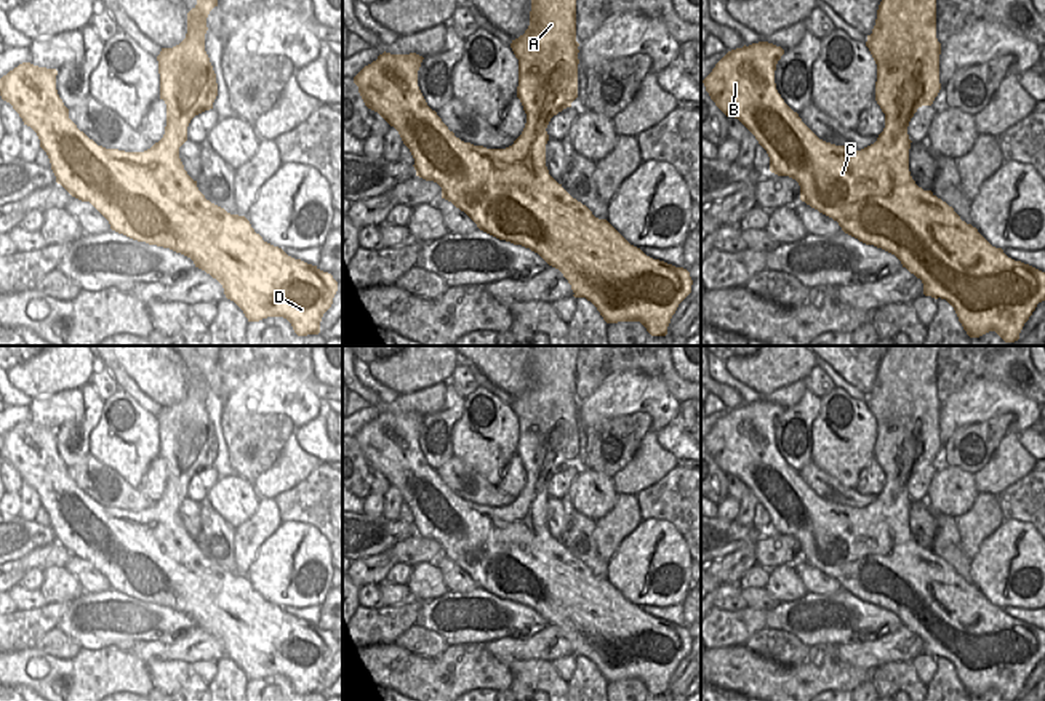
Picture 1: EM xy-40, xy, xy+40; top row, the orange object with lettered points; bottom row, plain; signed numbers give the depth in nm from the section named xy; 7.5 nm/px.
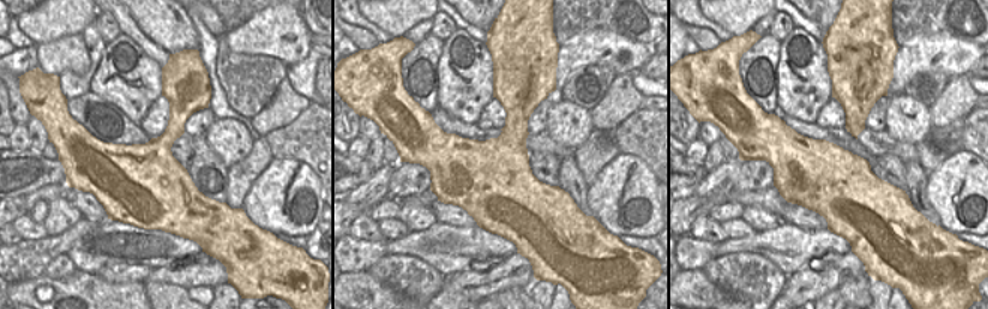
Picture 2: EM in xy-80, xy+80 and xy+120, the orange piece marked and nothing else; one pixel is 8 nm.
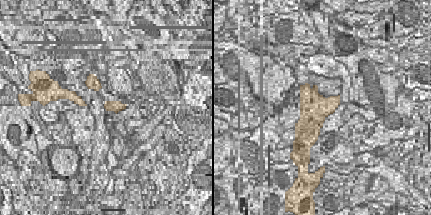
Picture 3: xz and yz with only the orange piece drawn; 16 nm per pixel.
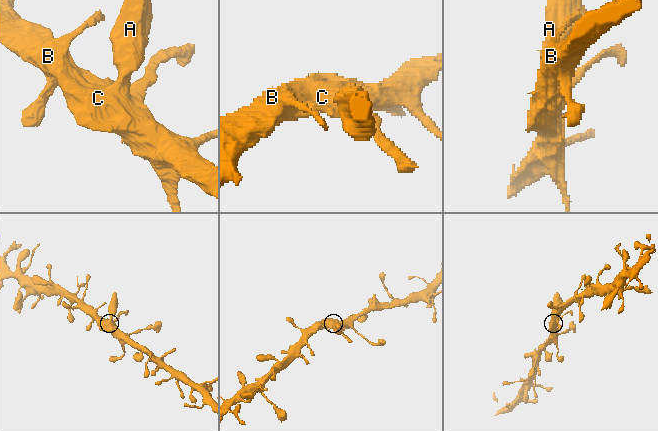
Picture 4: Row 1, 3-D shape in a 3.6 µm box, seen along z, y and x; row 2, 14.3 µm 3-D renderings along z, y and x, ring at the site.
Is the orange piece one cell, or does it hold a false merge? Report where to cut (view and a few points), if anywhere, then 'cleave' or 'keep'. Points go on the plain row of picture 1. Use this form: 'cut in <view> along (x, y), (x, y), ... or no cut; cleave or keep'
no cut; keep

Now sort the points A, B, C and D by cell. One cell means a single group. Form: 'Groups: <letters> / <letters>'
Groups: A B C D

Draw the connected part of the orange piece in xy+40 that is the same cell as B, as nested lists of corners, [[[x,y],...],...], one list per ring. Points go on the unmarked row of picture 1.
[[[888,346],[879,363],[875,384],[867,394],[866,405],[877,423],[875,459],[885,472],[885,487],[874,503],[861,509],[819,498],[784,461],[775,442],[776,423],[784,413],[781,405],[759,400],[731,408],[703,442],[715,464],[727,475],[738,477],[767,509],[770,530],[799,541],[802,560],[837,579],[845,592],[895,613],[903,626],[922,639],[925,655],[946,658],[954,666],[970,696],[995,690],[1005,701],[1015,701],[1037,663],[1045,659],[1045,631],[1015,619],[1002,607],[992,605],[976,586],[962,579],[952,565],[931,549],[919,546],[909,530],[912,501],[907,493],[909,480],[919,466],[931,464],[941,448],[941,402],[936,397],[938,352],[939,346]]]

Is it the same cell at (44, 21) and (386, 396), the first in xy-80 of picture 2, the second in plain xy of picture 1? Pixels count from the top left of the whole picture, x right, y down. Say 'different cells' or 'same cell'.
different cells

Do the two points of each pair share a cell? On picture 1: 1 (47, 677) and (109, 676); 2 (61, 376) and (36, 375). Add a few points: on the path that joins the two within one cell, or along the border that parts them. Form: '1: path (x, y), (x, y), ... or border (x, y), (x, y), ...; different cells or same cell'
1: path (63, 672), (68, 676), (93, 676); same cell
2: path (55, 375), (42, 375); same cell

